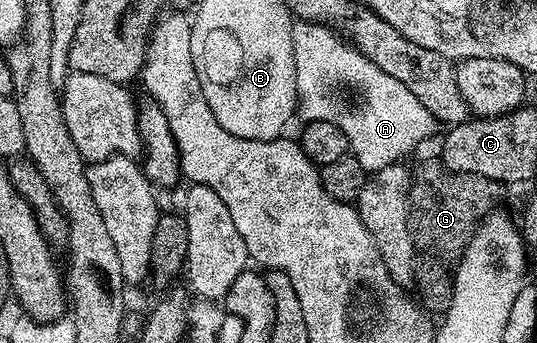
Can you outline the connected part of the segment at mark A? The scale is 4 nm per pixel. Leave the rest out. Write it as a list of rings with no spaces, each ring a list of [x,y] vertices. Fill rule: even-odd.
[[[296,19],[292,23],[293,30],[293,62],[297,66],[297,98],[299,99],[298,115],[304,121],[331,120],[345,134],[351,143],[350,155],[356,156],[361,166],[368,174],[379,172],[385,166],[398,164],[414,150],[418,144],[423,144],[435,132],[437,121],[435,116],[417,102],[417,94],[409,90],[409,86],[401,86],[397,78],[389,78],[385,70],[373,66],[369,58],[362,56],[350,42],[343,39],[333,28],[323,24],[314,24],[308,20]],[[343,88],[356,88],[363,99],[363,105],[358,108],[347,97]]]

